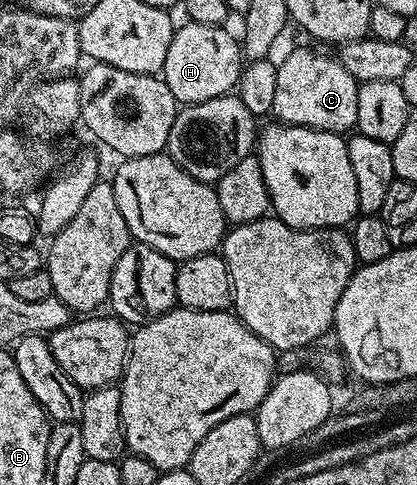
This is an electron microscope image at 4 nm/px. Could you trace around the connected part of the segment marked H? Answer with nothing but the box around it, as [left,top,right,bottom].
[163,20,243,106]

